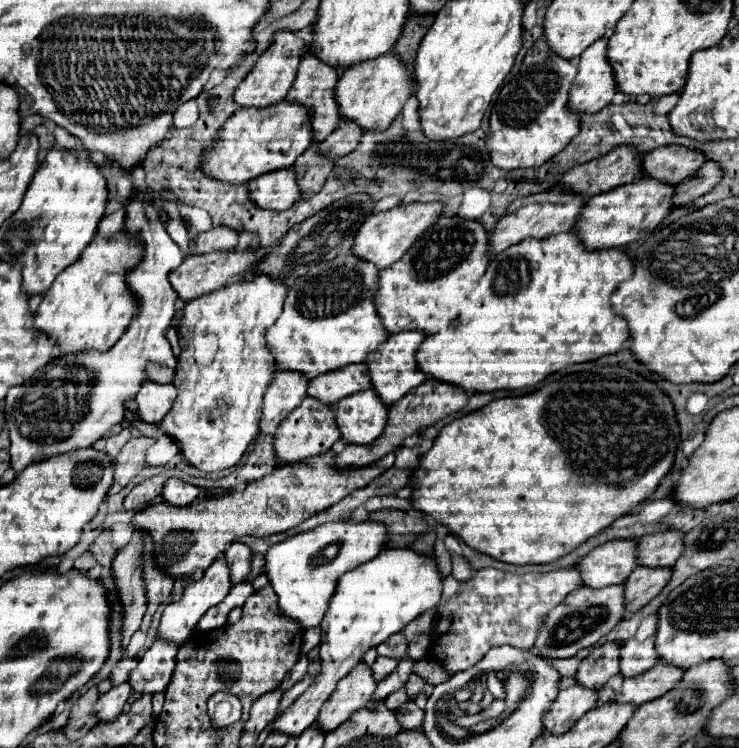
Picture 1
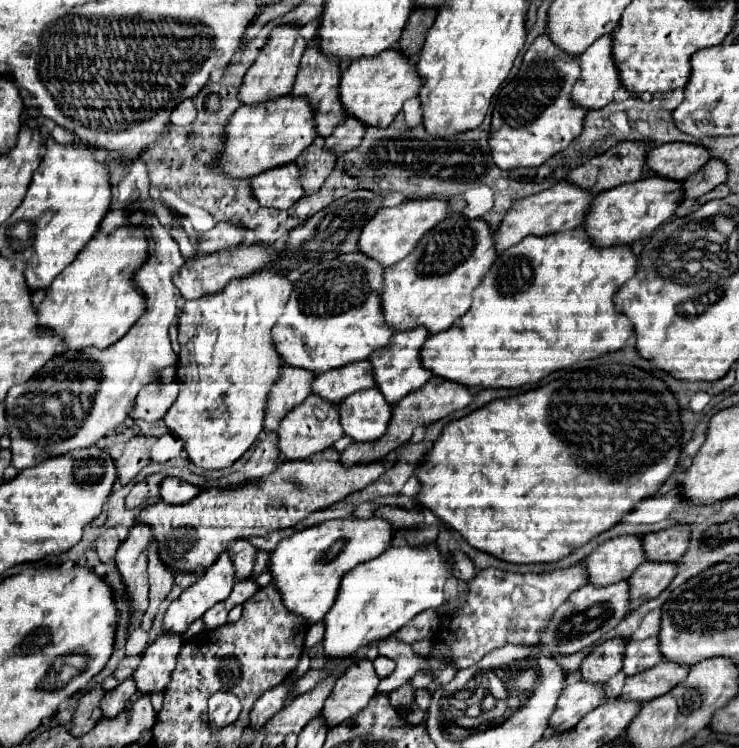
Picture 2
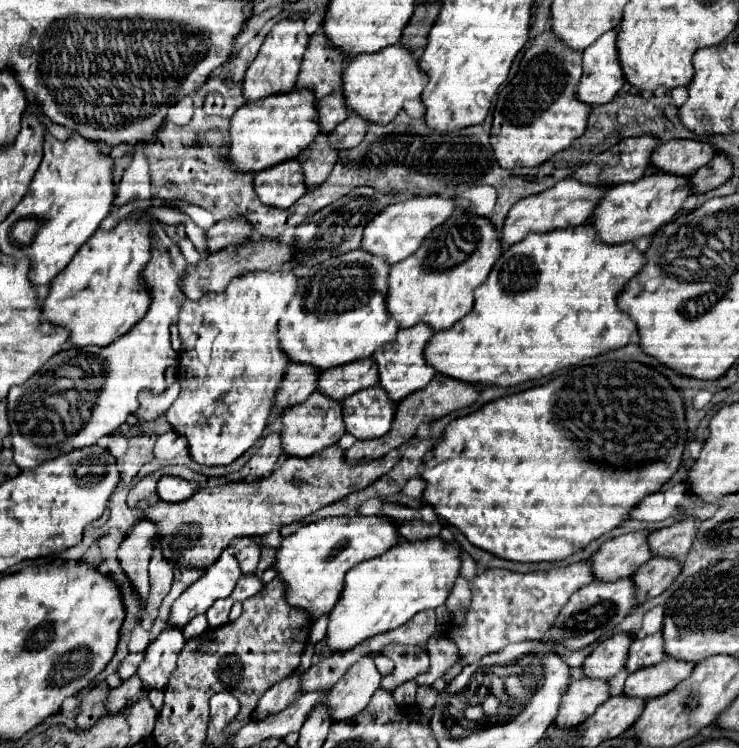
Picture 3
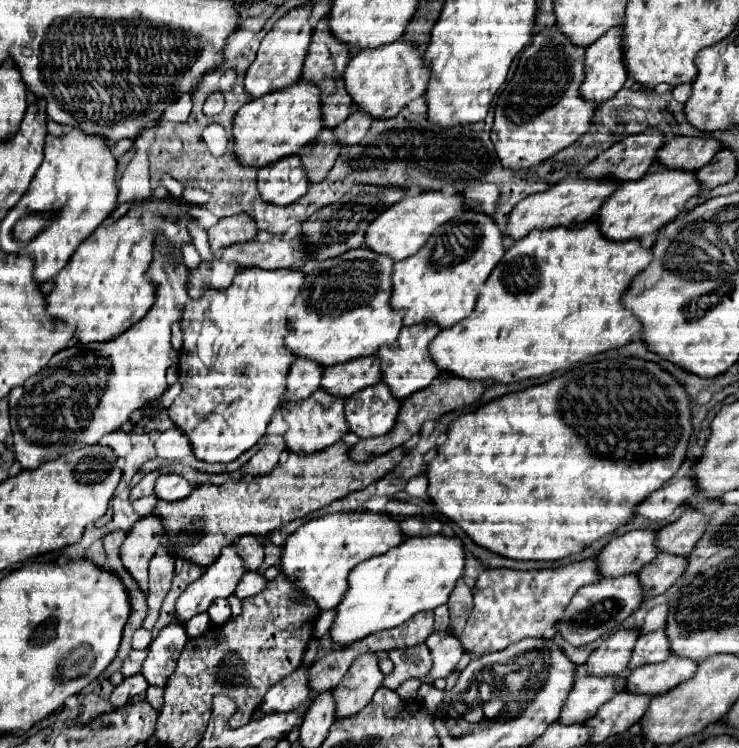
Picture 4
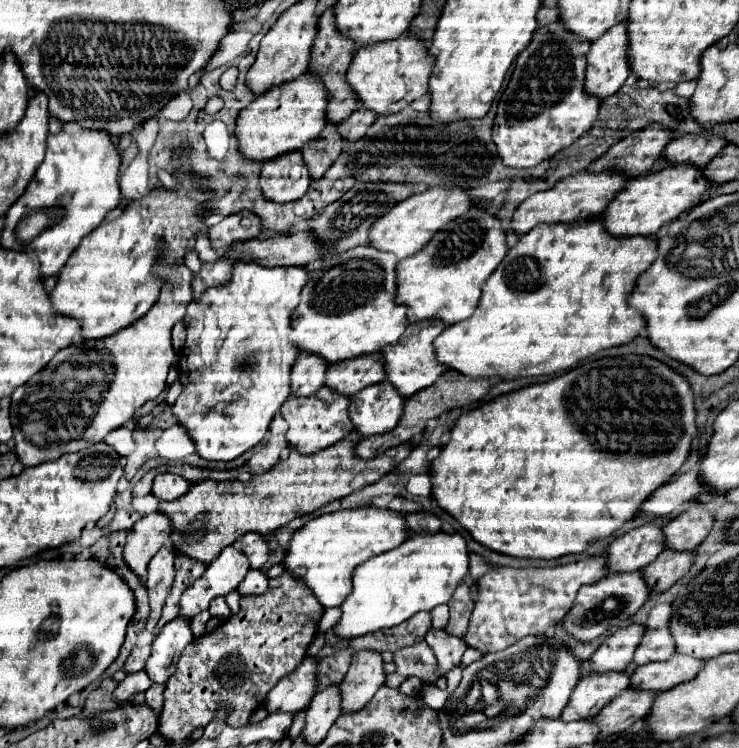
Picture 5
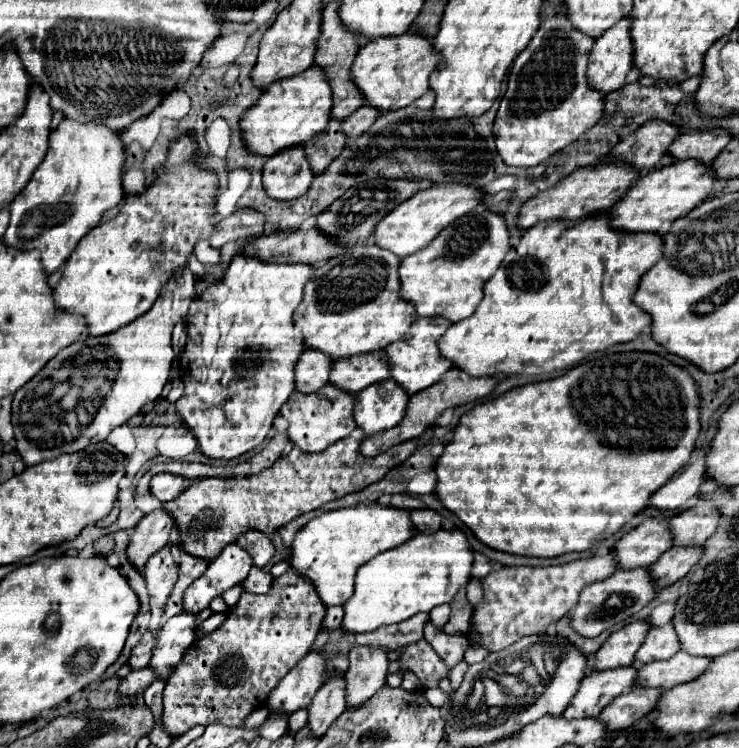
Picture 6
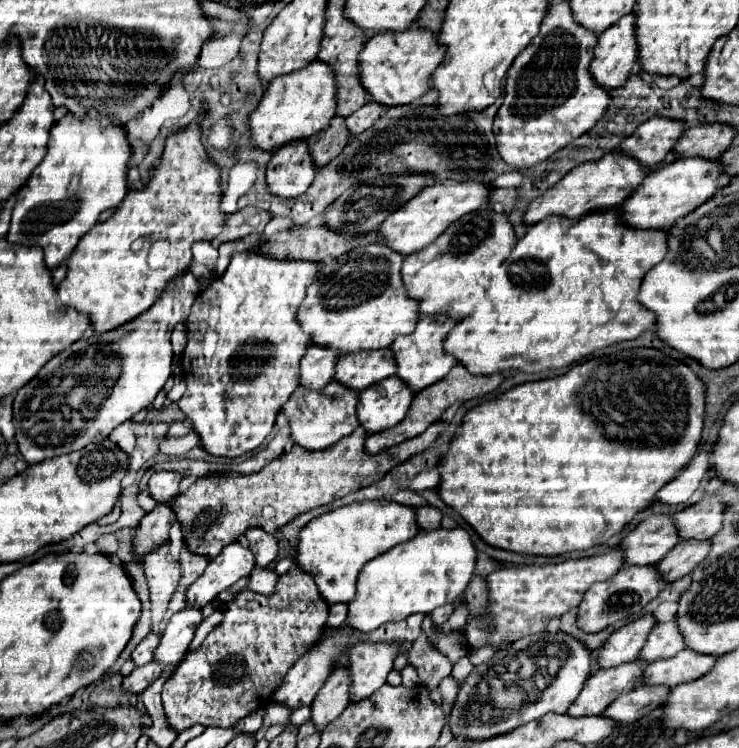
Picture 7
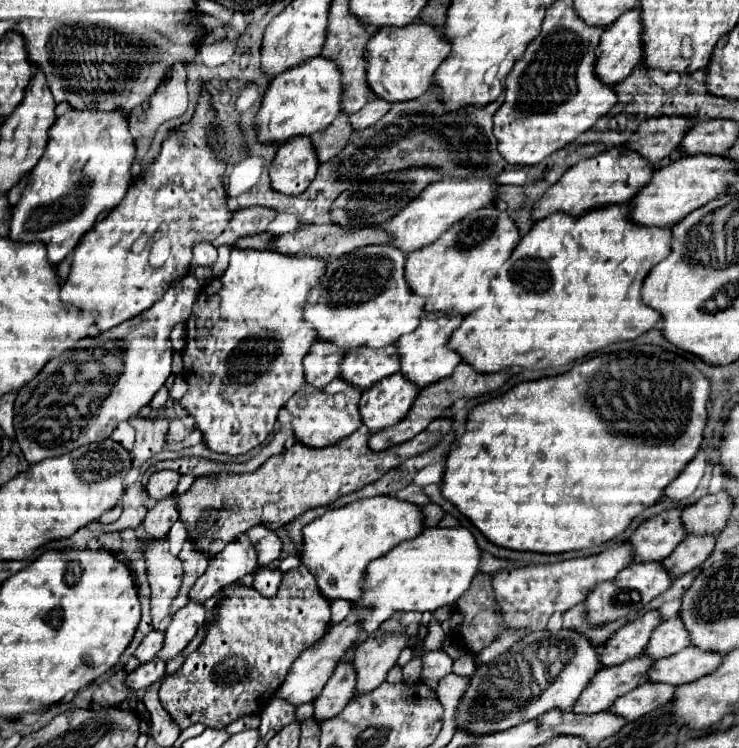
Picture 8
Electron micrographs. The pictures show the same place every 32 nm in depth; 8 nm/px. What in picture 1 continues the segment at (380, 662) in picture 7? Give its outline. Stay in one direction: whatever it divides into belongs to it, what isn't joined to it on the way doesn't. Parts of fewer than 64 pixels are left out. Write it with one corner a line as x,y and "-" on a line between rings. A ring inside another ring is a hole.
360,662
346,678
342,678
332,692
332,696
320,708
320,724
324,724
324,732
332,732
338,724
348,720
348,716
370,700
376,690
376,682
372,670

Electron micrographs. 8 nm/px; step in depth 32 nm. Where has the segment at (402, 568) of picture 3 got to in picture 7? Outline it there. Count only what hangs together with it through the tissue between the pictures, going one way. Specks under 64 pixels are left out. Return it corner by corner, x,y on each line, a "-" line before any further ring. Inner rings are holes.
464,528
418,532
412,540
370,560
358,576
356,598
348,602
346,624
358,632
372,632
386,622
404,620
410,614
430,614
434,608
452,604
474,576
476,548

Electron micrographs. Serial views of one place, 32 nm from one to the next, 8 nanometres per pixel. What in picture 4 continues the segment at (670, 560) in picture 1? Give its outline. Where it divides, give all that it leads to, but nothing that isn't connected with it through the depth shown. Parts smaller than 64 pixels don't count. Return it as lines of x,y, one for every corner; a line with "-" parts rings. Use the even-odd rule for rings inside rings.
696,510
684,512
674,524
668,524
656,532
656,548
660,552
688,556
702,536
706,520
708,518

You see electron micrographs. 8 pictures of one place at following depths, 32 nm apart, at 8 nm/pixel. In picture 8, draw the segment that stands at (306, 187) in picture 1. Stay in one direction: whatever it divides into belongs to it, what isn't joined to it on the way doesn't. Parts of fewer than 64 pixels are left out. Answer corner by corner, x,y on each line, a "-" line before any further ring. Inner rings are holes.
348,114
336,116
336,120
324,130
310,136
310,142
314,146
316,158
322,162
332,160
336,154
342,152
342,148
348,144
348,138
352,134
352,128
348,124

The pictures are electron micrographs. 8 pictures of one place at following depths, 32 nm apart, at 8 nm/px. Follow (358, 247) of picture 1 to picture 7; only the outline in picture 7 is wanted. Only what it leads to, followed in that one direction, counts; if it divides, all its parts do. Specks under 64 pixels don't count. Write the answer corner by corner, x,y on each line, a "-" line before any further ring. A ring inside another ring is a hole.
454,180
436,182
424,188
420,194
416,194
412,200
408,200
404,208
398,208
396,212
392,212
376,228
376,234
380,236
378,242
392,248
394,252
400,252
402,256
418,252
420,248
432,244
432,240
436,240
436,236
440,236
460,216
486,206
488,194
490,194
490,188
480,182
454,182

